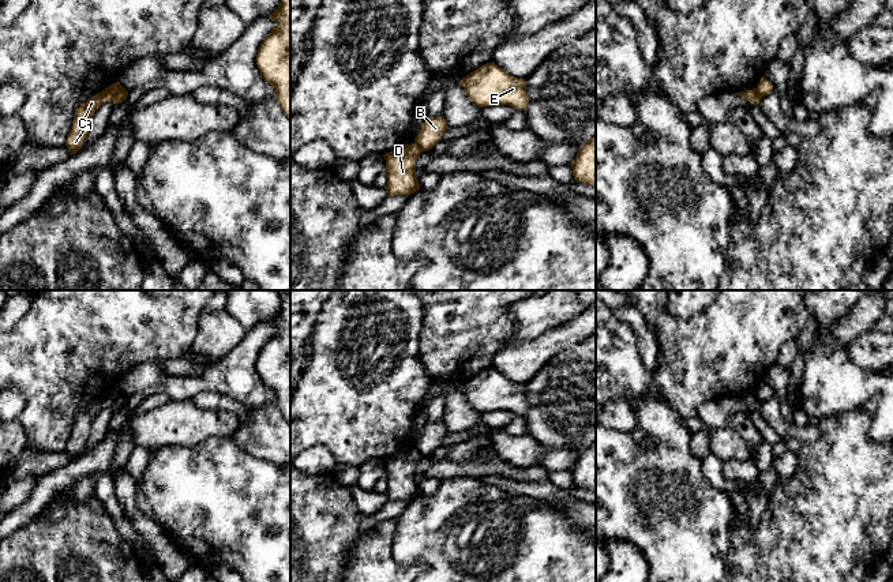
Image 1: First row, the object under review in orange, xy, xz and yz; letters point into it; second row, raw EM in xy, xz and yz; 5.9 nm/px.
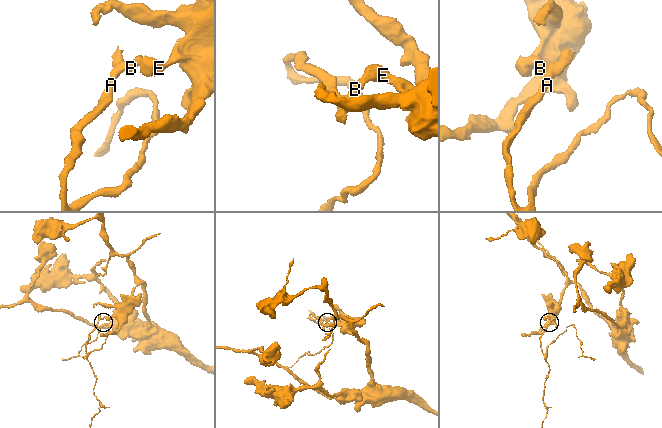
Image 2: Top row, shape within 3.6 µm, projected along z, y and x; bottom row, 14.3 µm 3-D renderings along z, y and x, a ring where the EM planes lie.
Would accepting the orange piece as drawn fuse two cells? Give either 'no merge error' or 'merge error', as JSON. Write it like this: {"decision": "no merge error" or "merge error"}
{"decision": "merge error"}

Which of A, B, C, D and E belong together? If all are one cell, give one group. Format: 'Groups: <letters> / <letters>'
Groups: A C D / B E

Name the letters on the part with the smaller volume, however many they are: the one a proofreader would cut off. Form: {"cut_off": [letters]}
{"cut_off": ["A", "C", "D"]}

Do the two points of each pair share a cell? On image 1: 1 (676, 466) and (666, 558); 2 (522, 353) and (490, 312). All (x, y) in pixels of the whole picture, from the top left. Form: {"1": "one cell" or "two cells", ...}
{"1": "one cell", "2": "two cells"}

